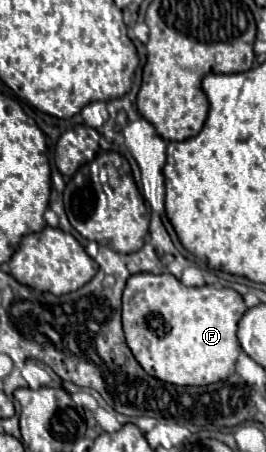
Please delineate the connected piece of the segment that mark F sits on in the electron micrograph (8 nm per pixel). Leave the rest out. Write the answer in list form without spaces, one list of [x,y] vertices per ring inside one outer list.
[[[135,274],[123,292],[127,346],[143,370],[163,382],[205,386],[229,378],[241,354],[237,322],[247,306],[233,288],[187,288],[173,274]]]

